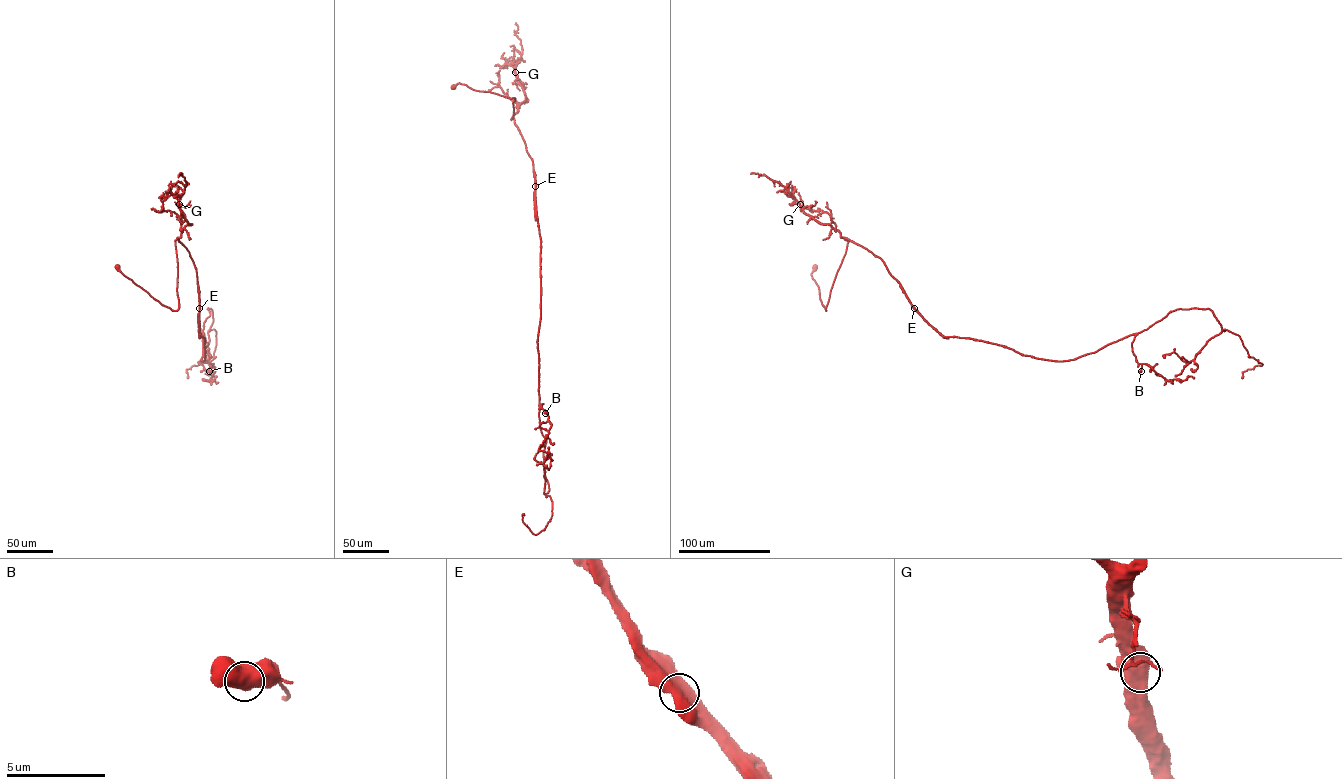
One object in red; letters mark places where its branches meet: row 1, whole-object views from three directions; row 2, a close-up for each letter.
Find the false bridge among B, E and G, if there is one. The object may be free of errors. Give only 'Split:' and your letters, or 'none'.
Split: E

